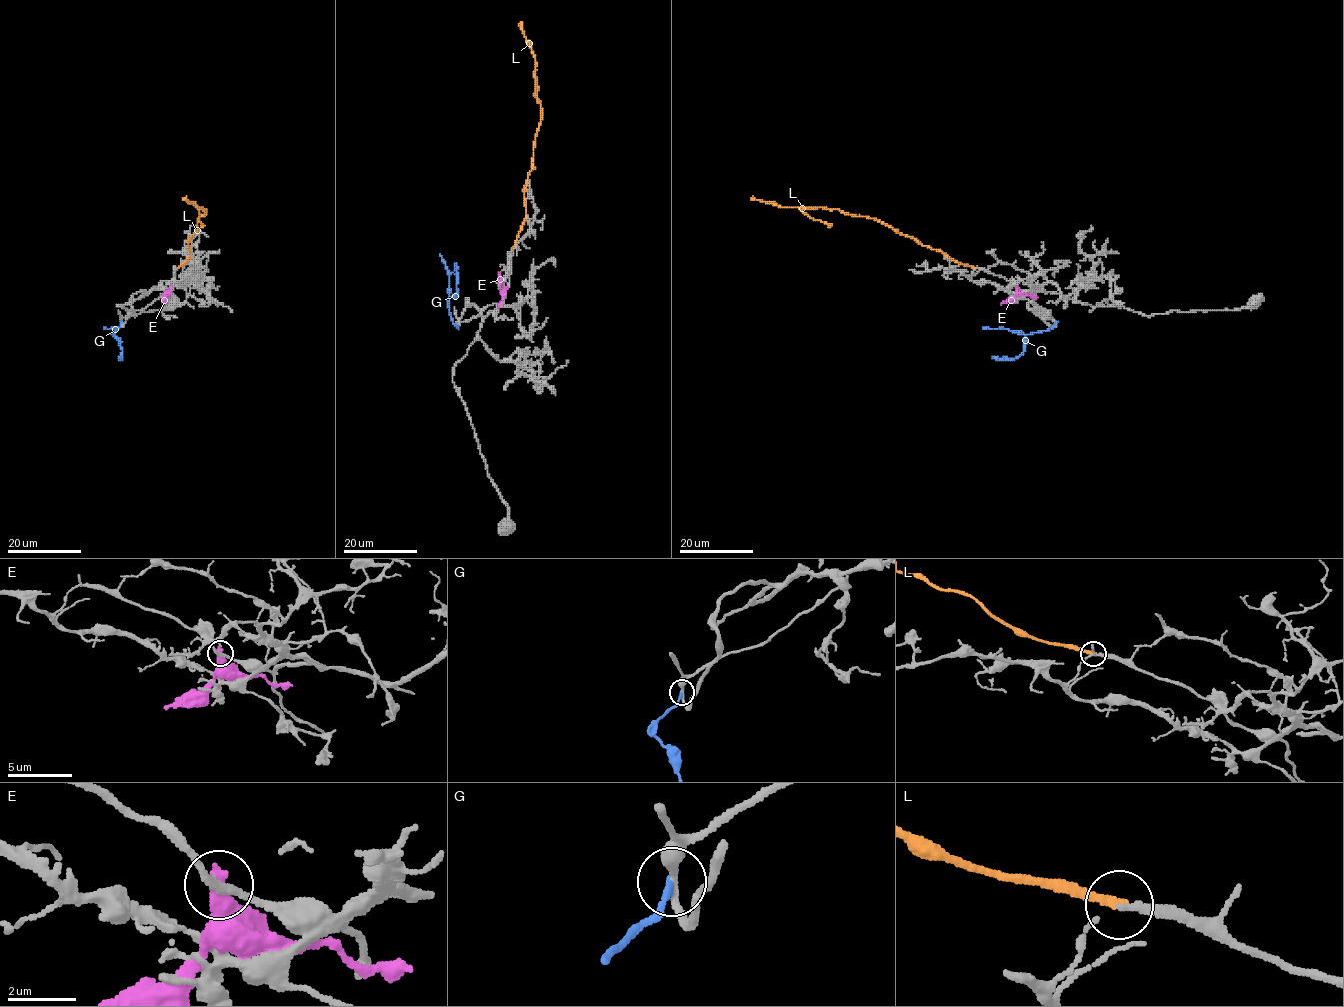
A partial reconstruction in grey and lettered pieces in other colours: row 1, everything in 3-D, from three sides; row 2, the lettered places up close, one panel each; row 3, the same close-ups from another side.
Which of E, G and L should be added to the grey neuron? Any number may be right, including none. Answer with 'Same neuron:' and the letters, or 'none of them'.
Same neuron: L

